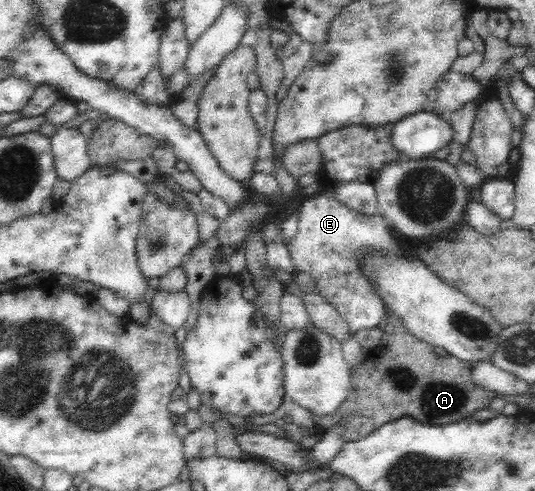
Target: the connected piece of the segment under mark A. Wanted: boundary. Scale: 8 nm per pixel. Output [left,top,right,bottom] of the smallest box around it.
[311,313,498,442]

